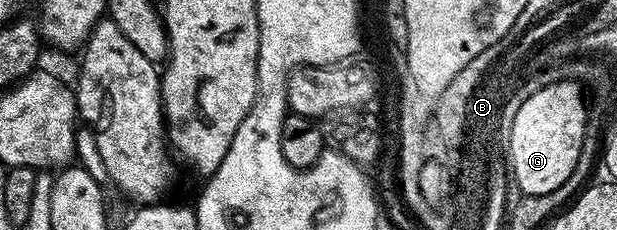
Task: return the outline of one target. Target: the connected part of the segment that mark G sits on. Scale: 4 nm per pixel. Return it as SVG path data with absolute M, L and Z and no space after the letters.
M558 81L530 94L521 102L510 130L507 163L510 165L510 176L518 182L523 195L550 194L580 167L587 114L585 93L574 81Z

